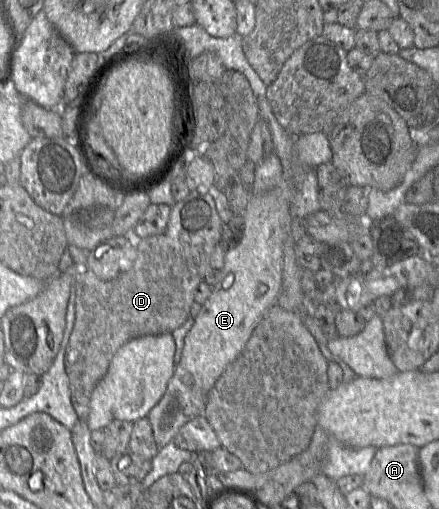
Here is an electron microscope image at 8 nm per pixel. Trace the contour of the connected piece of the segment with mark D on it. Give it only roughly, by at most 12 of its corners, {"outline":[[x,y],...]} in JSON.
{"outline":[[214,191],[135,239],[130,270],[73,274],[64,366],[87,422],[113,356],[190,317],[222,221]]}

